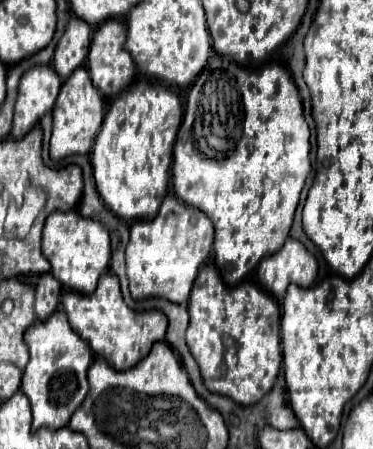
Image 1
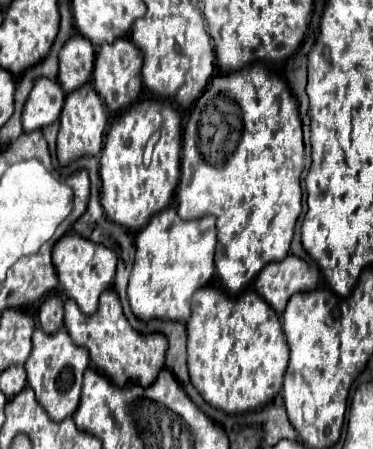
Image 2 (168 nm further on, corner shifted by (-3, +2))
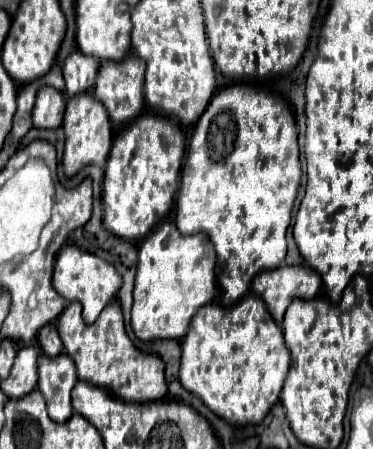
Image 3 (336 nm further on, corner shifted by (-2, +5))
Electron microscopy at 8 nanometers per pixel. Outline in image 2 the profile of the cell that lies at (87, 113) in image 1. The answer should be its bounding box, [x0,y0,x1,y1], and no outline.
[58,84,106,166]

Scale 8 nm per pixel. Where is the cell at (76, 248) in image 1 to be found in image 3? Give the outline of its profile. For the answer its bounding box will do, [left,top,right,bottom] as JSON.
[53,245,121,323]

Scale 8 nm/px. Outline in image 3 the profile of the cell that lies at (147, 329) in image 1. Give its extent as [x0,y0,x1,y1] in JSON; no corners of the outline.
[57,301,167,401]

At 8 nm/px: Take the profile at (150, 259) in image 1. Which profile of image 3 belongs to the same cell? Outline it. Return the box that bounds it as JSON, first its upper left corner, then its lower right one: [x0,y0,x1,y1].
[131,221,215,341]

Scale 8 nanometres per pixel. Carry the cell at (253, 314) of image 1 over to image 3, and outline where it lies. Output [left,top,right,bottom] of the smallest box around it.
[181,295,289,423]

